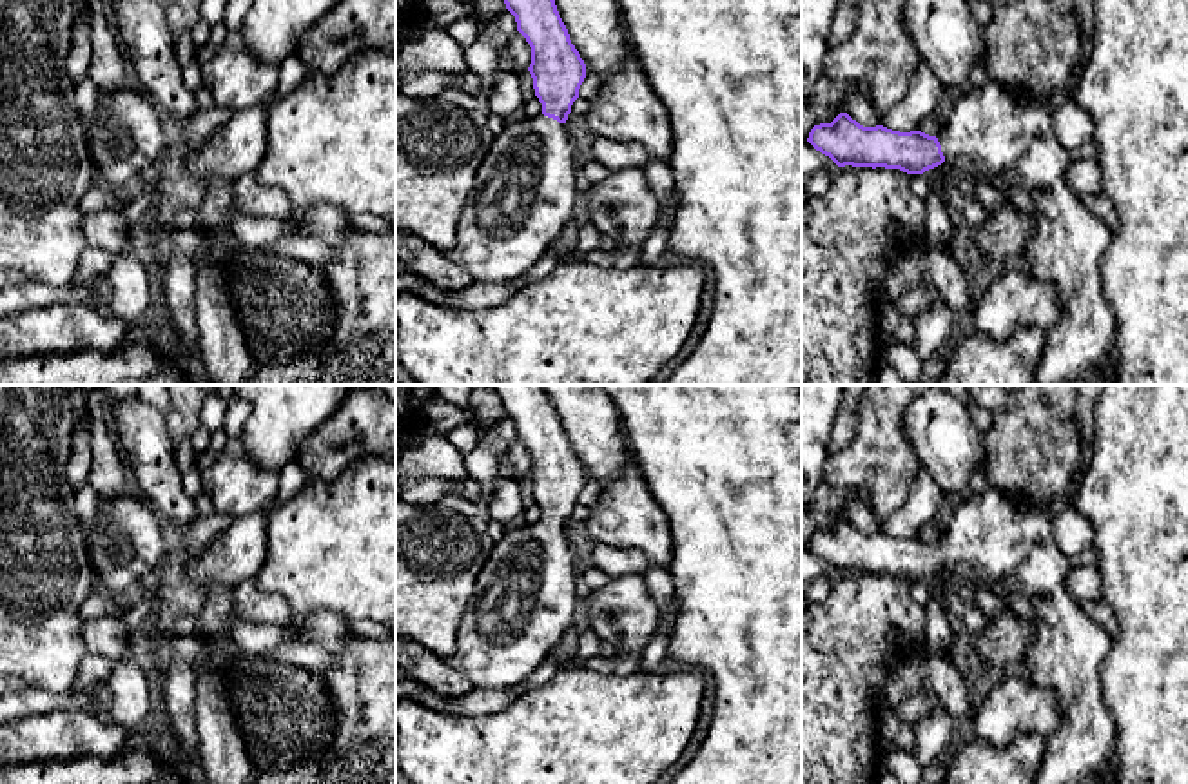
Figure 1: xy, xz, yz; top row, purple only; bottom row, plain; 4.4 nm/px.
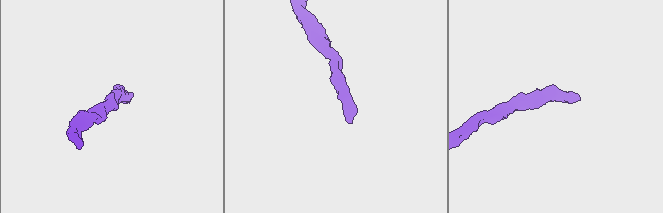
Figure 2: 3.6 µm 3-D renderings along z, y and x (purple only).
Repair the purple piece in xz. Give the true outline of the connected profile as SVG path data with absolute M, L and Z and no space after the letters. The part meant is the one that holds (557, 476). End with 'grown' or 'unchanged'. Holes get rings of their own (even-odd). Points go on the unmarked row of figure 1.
M492 385L506 416L515 423L517 437L531 454L528 474L542 519L510 528L495 543L486 564L475 579L473 593L461 619L455 652L444 662L464 675L473 688L508 690L519 686L550 655L571 626L580 593L580 552L577 539L566 530L579 495L586 485L586 470L570 446L542 385Z | grown

